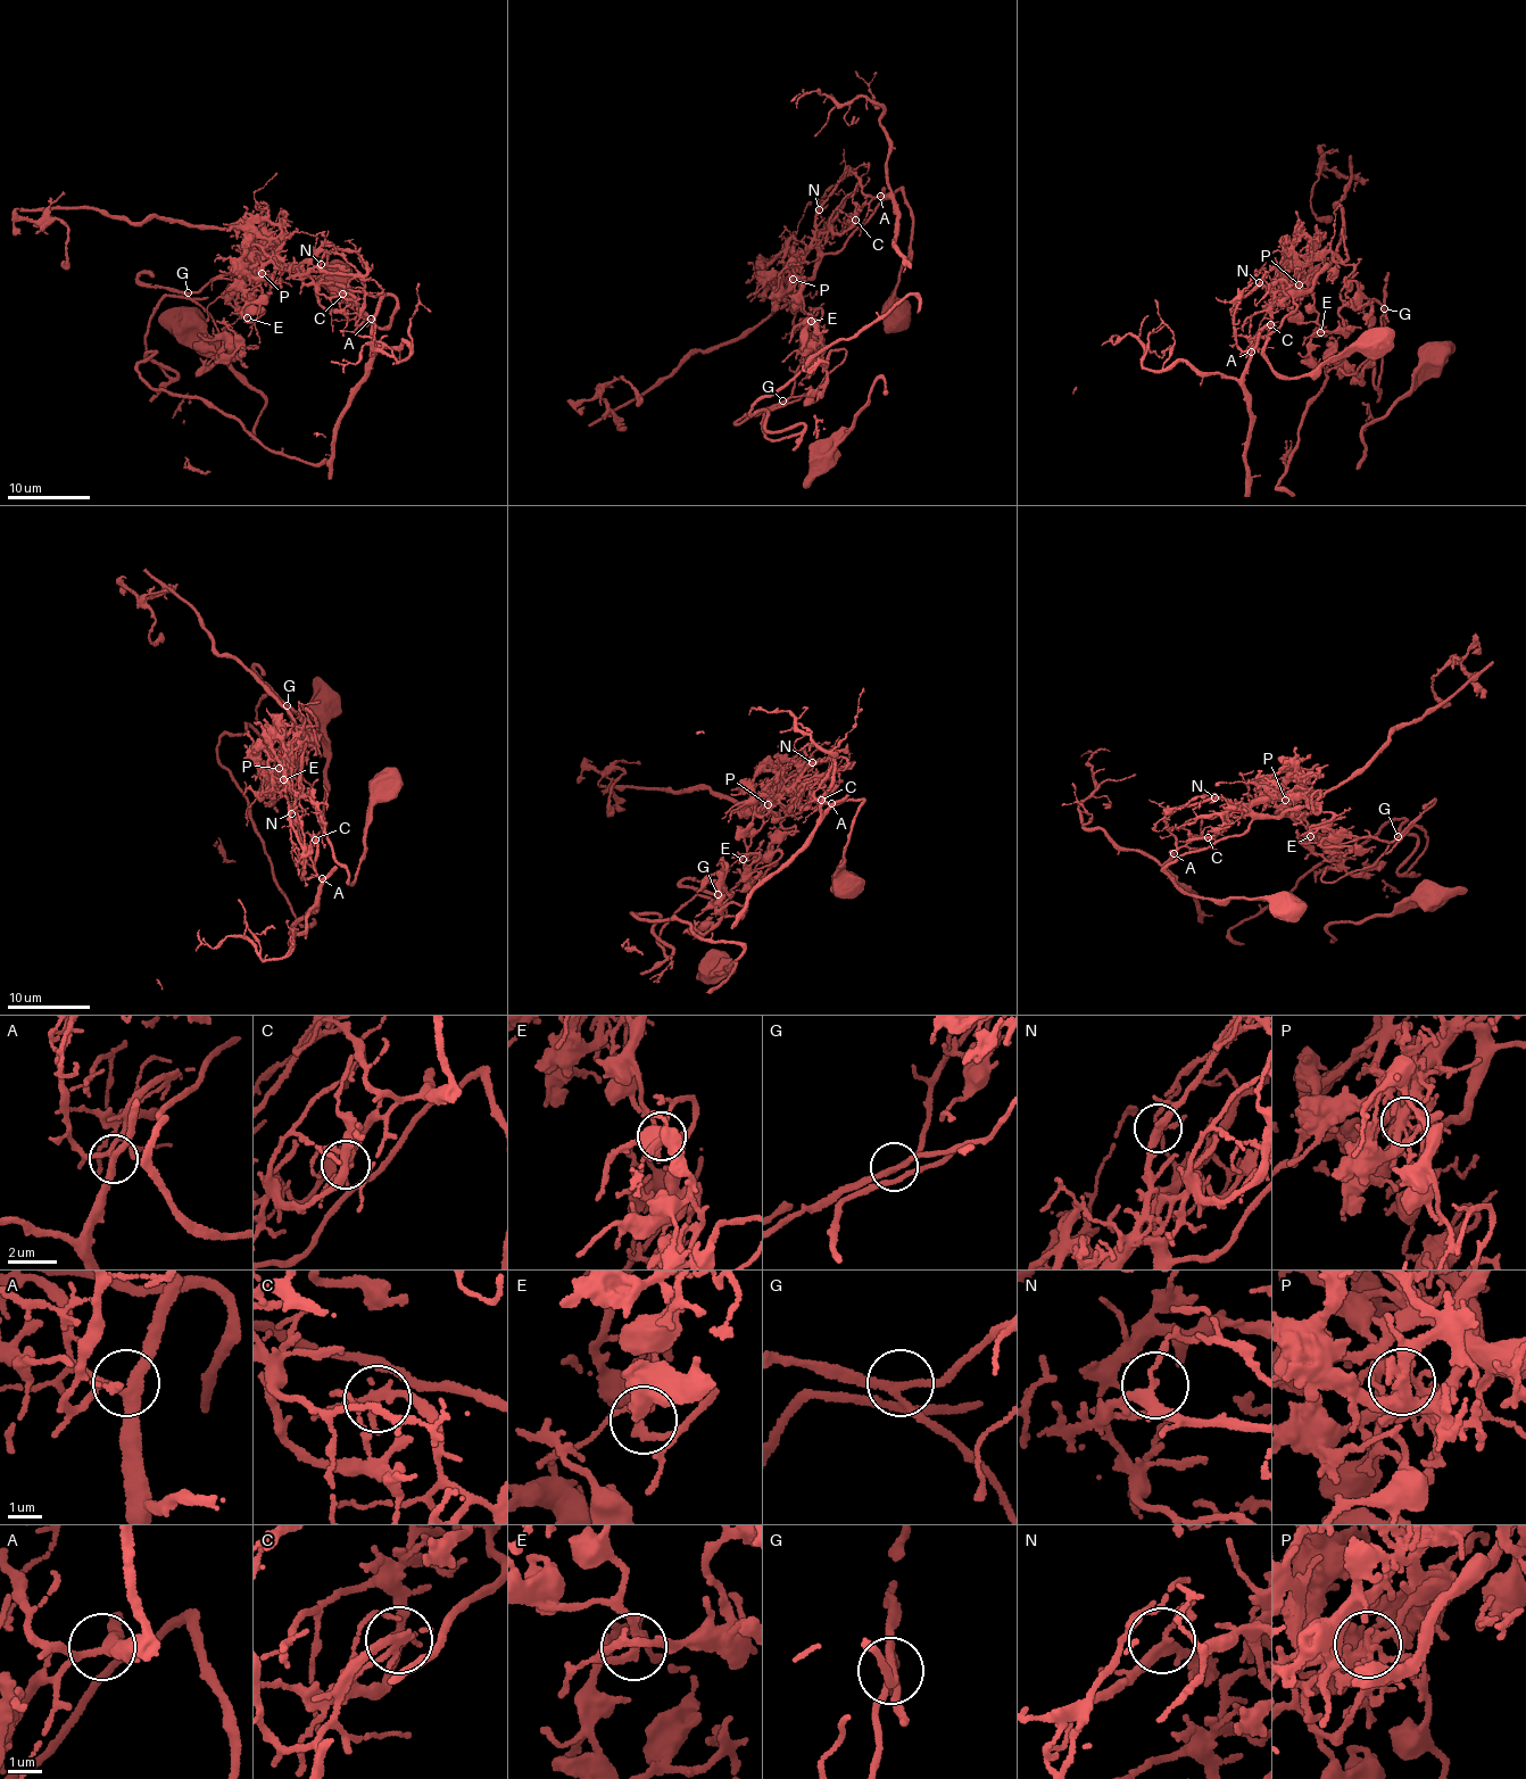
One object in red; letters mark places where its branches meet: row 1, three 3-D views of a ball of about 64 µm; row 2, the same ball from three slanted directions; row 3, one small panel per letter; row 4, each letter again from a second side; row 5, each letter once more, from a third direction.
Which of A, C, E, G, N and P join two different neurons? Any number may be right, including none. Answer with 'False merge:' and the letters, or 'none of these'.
False merge: C, P

